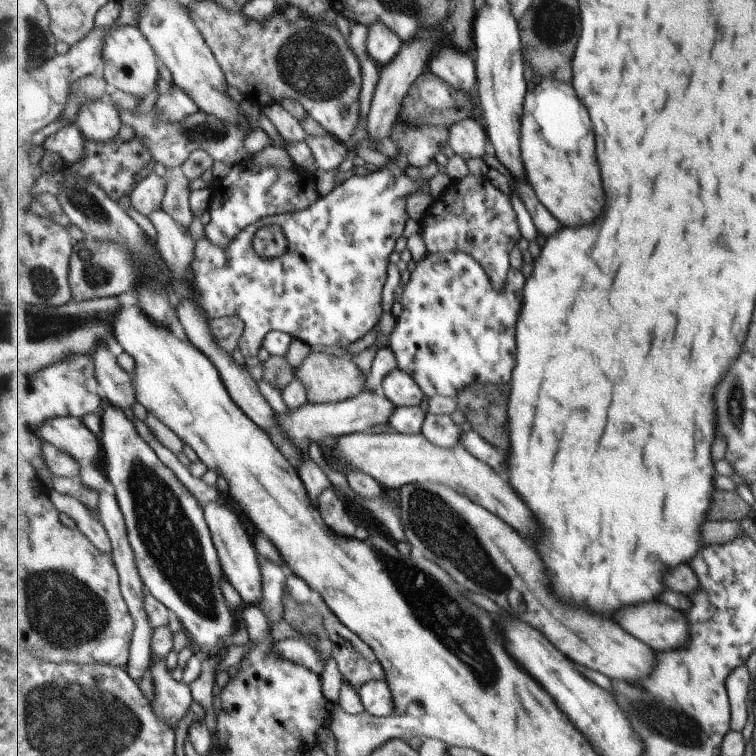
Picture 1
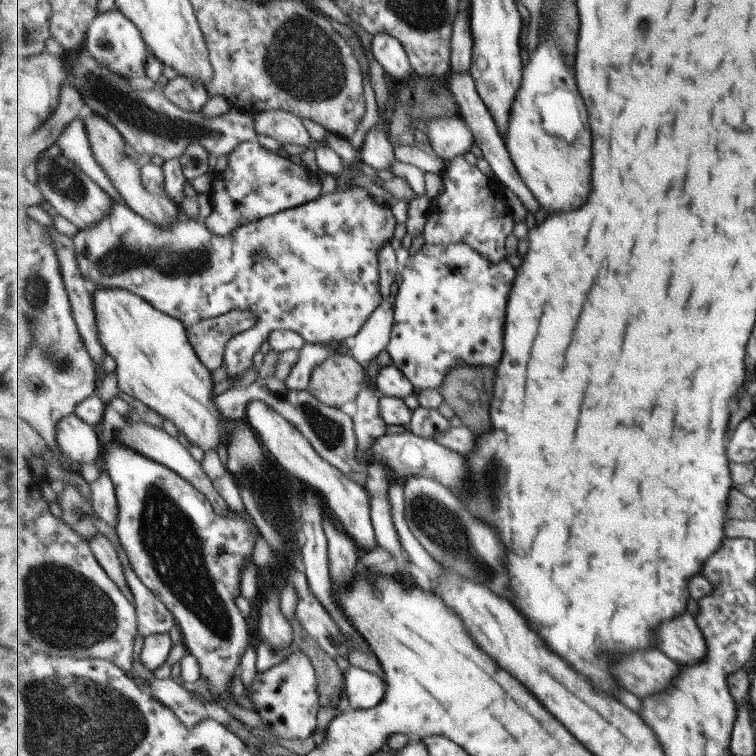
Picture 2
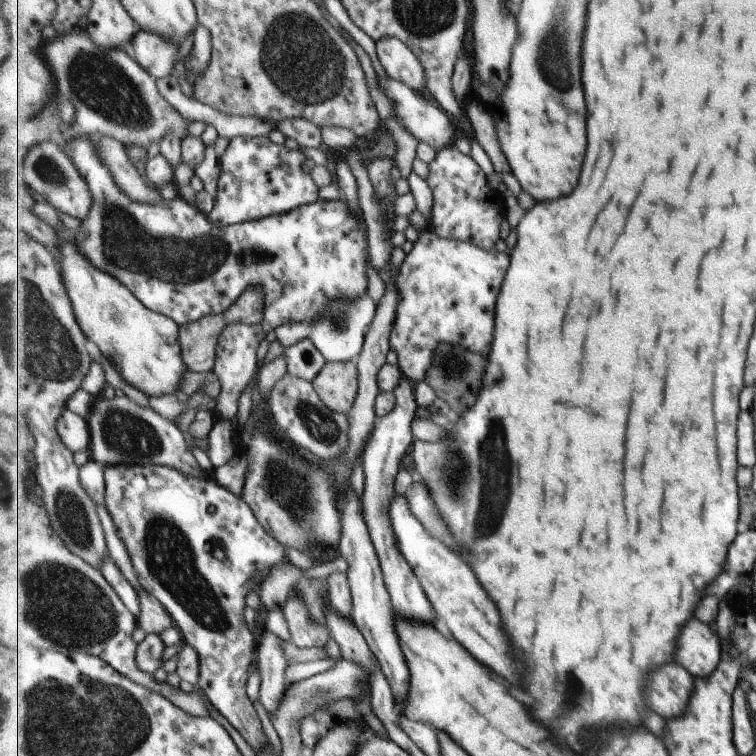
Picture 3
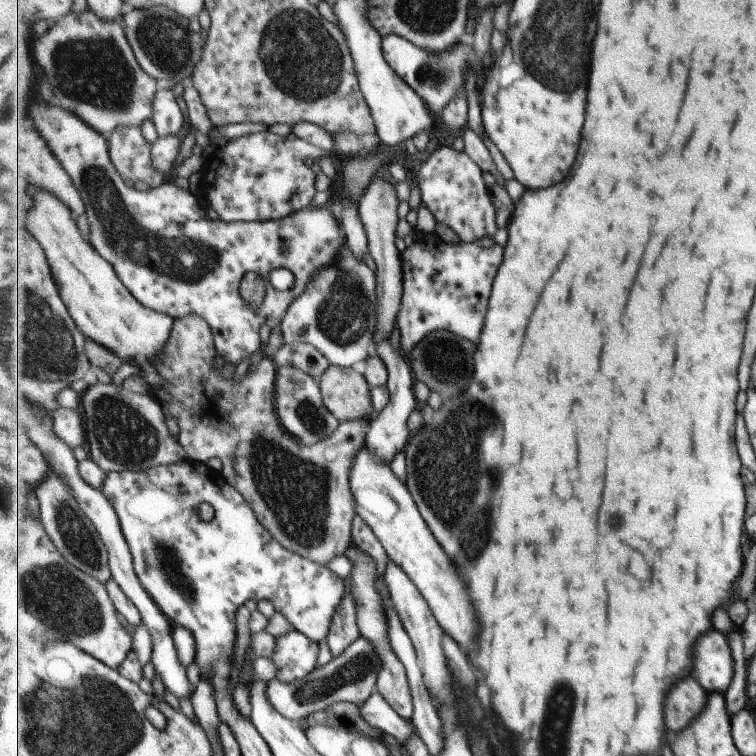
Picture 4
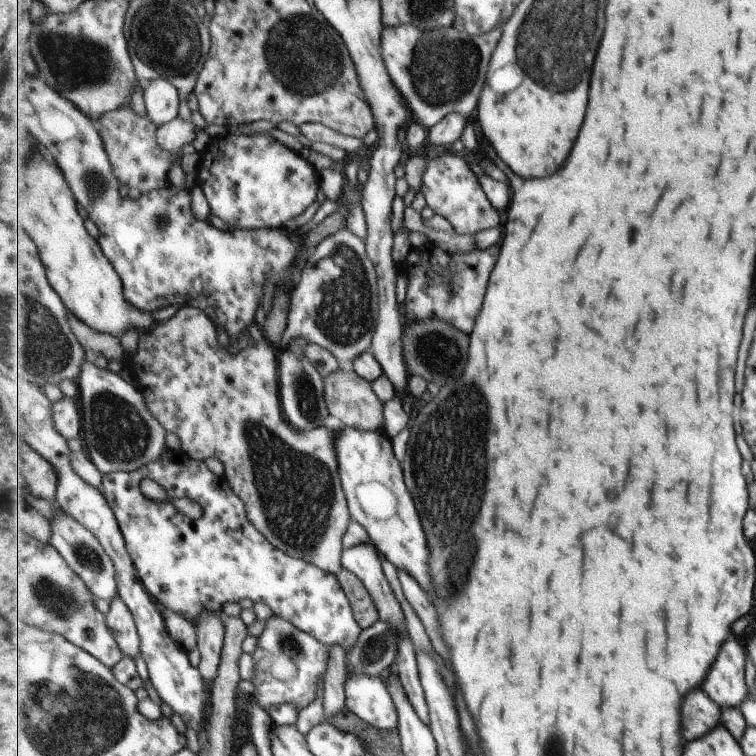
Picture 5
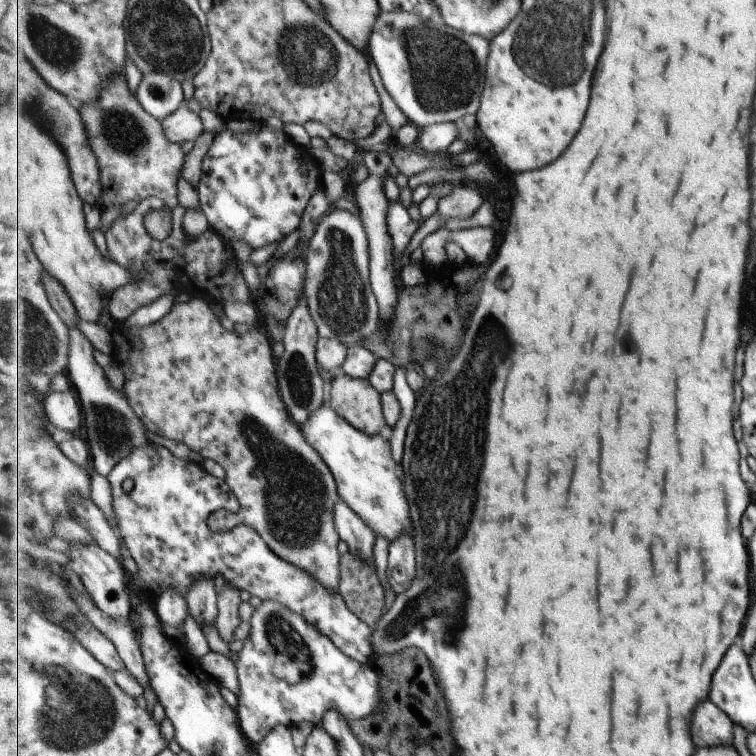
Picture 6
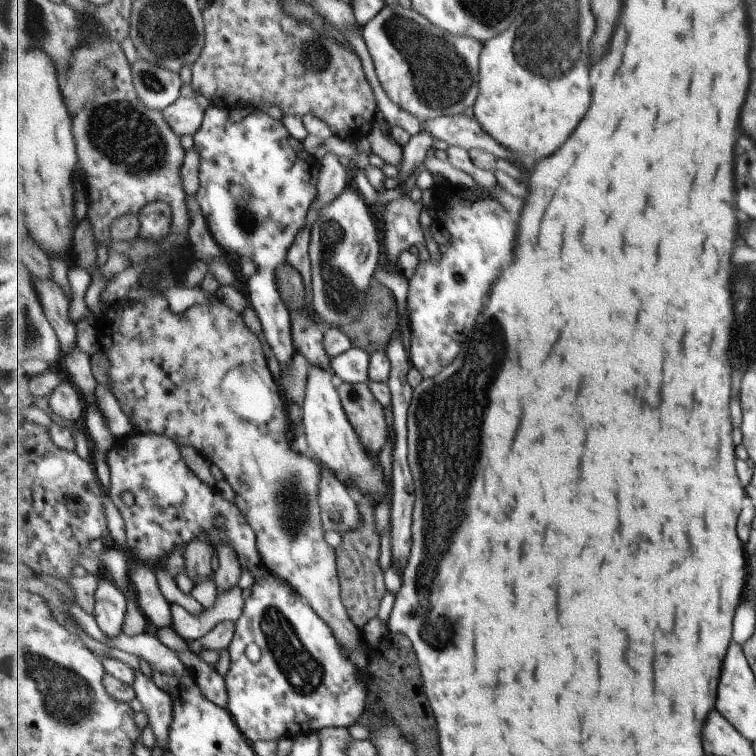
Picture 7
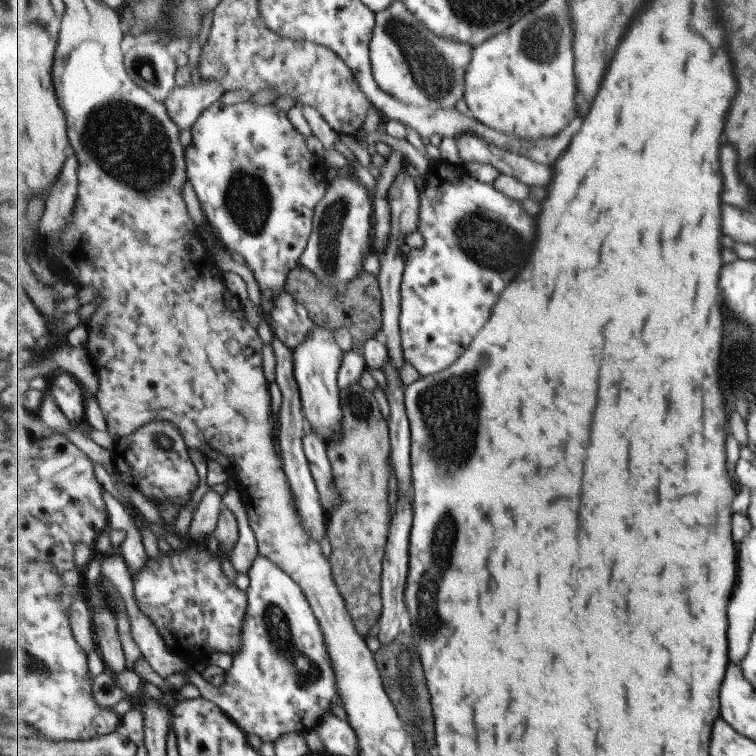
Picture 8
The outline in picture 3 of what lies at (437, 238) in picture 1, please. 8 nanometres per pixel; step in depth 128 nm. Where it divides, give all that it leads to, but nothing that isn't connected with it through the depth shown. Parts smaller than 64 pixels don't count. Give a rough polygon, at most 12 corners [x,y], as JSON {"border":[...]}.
{"border":[[437,153],[430,229],[495,250],[507,218],[472,155]]}

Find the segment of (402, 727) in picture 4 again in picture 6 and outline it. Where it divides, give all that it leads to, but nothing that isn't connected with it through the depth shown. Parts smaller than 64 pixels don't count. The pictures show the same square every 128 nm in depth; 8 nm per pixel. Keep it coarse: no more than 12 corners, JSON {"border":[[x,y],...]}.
{"border":[[264,600],[236,666],[253,744],[383,714],[371,664]]}

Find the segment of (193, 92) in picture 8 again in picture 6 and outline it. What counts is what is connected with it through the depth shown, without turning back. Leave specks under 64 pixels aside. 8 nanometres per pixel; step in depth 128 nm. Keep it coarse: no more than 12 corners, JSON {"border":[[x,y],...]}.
{"border":[[183,104],[162,120],[175,144],[197,141],[203,134],[199,114]]}

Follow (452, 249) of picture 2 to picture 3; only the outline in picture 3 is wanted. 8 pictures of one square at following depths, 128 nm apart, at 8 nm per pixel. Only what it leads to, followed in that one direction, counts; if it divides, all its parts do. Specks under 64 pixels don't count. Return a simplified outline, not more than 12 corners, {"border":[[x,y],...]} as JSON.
{"border":[[430,227],[396,278],[391,349],[425,381],[450,342],[489,356],[509,256]]}

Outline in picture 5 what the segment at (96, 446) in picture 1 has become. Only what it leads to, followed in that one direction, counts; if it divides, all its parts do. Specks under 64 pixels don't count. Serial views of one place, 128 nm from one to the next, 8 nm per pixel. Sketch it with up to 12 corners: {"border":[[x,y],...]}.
{"border":[[78,399],[54,402],[55,428],[67,439],[82,438]]}

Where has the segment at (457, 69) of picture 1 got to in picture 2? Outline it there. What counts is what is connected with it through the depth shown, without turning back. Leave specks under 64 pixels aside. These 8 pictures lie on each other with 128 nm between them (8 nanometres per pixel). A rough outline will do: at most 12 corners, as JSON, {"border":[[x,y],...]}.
{"border":[[451,74],[457,111],[505,189],[541,204],[511,158],[471,74]]}

